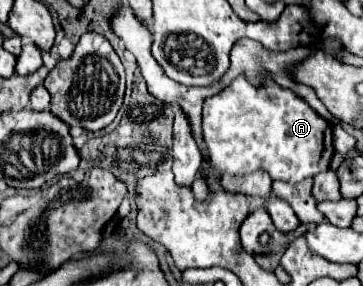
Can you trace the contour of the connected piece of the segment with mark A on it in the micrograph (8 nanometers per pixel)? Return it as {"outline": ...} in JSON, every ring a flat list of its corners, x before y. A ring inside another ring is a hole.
{"outline":[[266,71,262,85,250,83,244,75,236,77,232,85,218,95,206,97,202,109,202,135,208,149,200,173,210,191,220,185,220,175,248,175,268,171,276,181,300,183,330,169,334,155,332,125,322,119,300,95,280,87]]}

